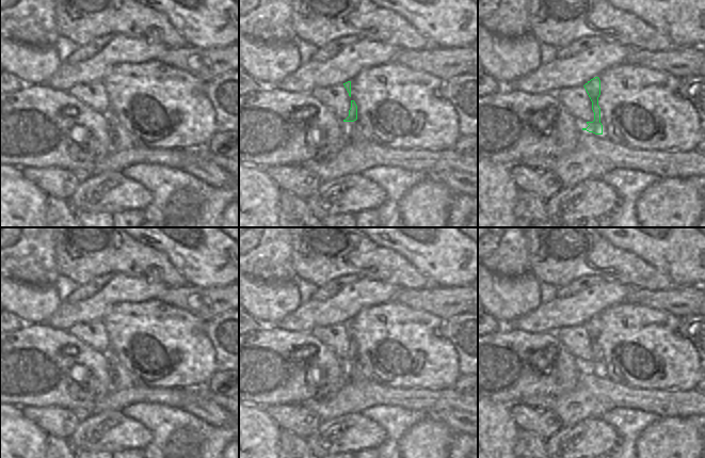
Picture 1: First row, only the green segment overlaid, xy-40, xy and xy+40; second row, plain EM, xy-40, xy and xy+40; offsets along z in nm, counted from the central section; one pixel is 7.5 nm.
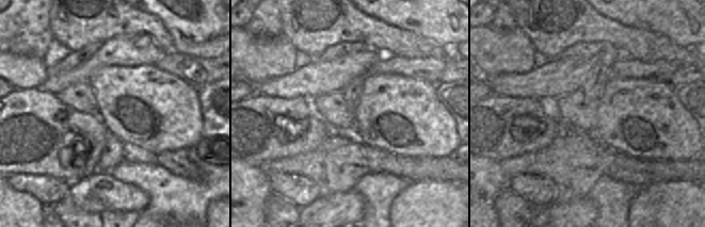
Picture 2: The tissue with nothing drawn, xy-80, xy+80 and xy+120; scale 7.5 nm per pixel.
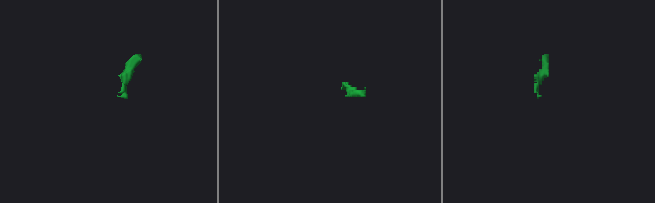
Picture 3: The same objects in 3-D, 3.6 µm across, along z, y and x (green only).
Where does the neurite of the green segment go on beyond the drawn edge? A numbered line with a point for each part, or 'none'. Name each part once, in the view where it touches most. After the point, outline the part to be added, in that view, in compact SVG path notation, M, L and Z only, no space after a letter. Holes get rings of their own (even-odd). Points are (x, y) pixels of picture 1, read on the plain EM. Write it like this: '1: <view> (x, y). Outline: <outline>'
1: xy (353, 369). Outline: M357 359L354 361L345 361L345 375L347 380L352 382L358 382L366 378L366 373Z

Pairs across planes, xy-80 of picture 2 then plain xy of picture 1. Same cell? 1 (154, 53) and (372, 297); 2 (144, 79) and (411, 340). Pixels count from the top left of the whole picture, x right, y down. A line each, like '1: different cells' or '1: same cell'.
1: same cell
2: same cell

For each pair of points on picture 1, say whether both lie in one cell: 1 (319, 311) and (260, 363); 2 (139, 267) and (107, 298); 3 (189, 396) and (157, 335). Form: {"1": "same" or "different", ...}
{"1": "different", "2": "different", "3": "different"}

